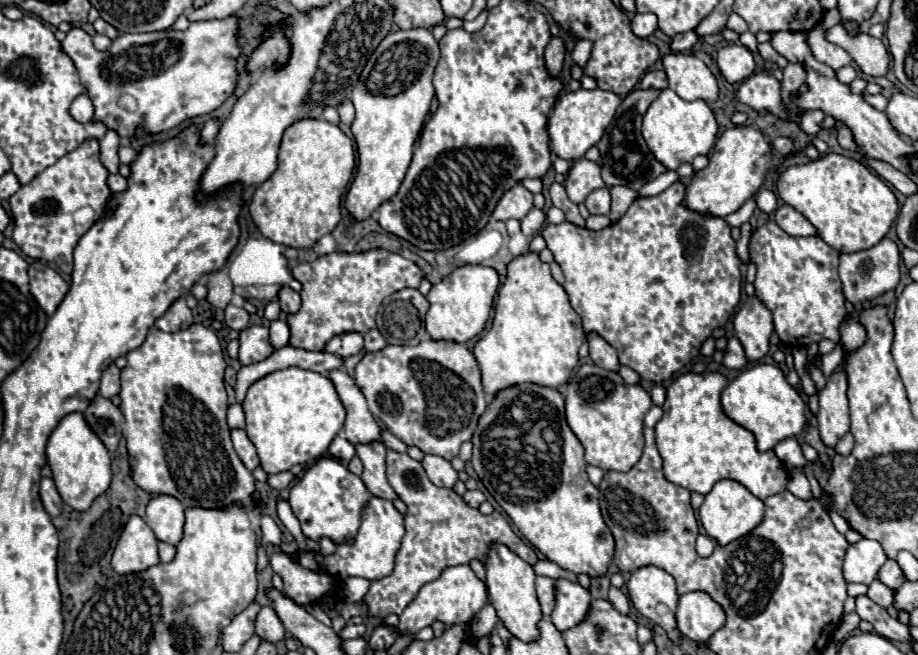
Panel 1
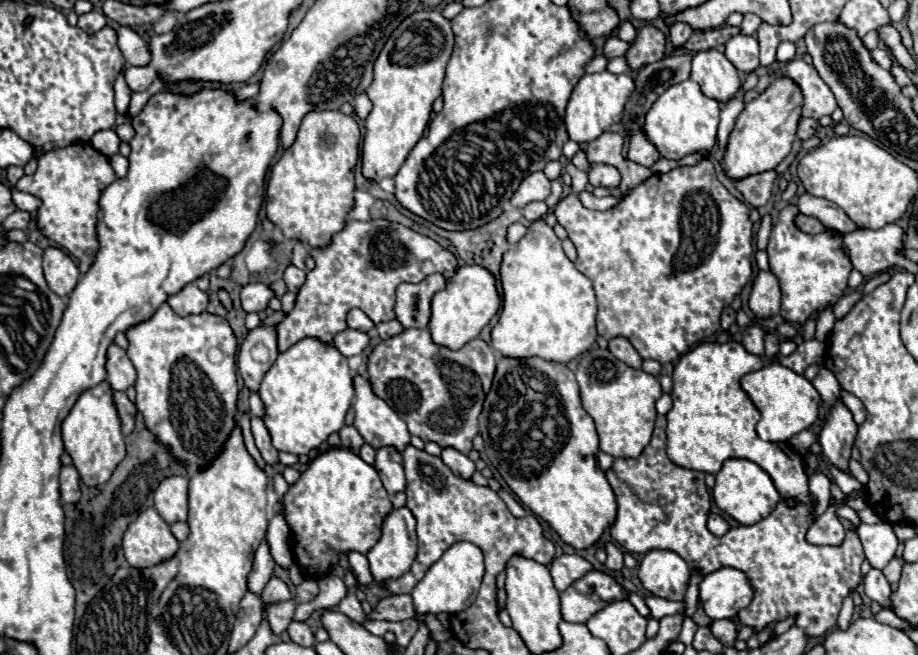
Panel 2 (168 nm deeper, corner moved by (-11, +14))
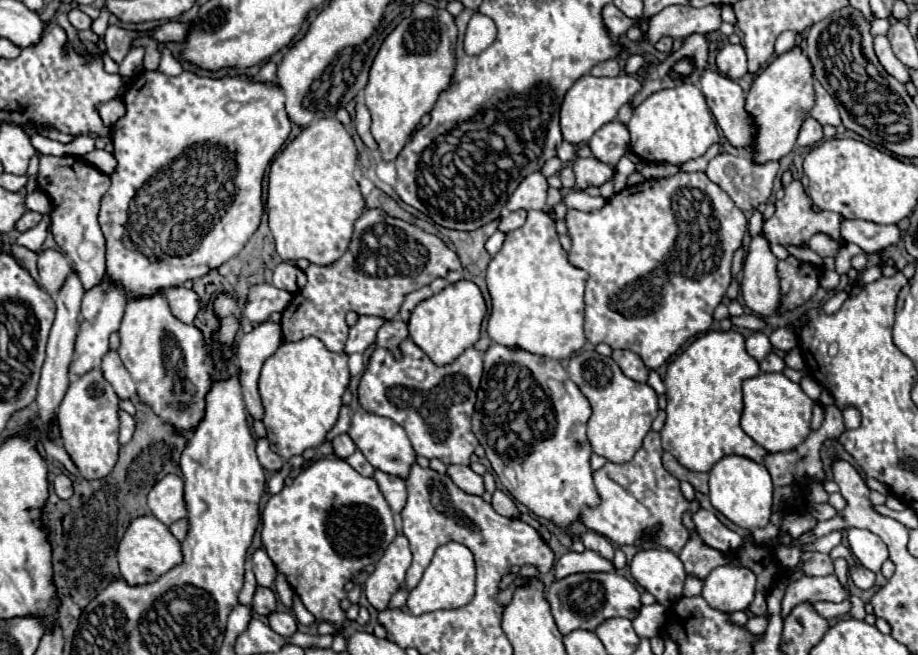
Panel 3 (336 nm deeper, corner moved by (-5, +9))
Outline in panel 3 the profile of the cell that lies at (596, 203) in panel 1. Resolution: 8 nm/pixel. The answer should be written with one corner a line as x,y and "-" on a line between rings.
577,157
573,161
573,171
575,171
575,177
577,177
575,185
581,187
581,189
591,187
591,185
599,187
599,185
611,181
613,175
615,175
613,167
597,161
595,157
585,157
585,159

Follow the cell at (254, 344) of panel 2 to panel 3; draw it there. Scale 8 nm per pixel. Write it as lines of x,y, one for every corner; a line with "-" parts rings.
265,321
253,327
251,333
245,333
237,345
237,367
239,367
239,383
241,393
247,405
247,411
253,419
263,417
263,405
257,391
257,381
263,363
277,351
281,345
281,325
273,321

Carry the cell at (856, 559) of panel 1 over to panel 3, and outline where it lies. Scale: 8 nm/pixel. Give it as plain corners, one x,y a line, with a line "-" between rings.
851,527
847,531
847,539
849,539
849,547
853,547
851,551
859,559
859,563
863,567
867,567
869,571
879,573
881,565
889,559
887,545
875,533
871,533
867,529
857,529
857,527

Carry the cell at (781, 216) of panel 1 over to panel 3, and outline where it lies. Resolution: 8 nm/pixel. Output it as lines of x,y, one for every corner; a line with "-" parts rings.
841,221
841,239
847,243
859,245
867,255
877,253
889,245
899,241
899,227
897,225
877,225
871,221

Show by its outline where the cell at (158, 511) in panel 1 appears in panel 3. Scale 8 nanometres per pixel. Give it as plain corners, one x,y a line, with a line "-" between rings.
165,475
149,493
149,509
163,523
171,525
187,517
183,501
183,481
177,475

